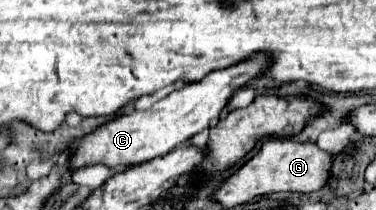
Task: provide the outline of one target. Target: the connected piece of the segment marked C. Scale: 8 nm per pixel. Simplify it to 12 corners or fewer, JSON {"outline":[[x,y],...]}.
{"outline":[[260,53],[120,115],[70,145],[68,167],[132,167],[218,121],[268,65]]}

